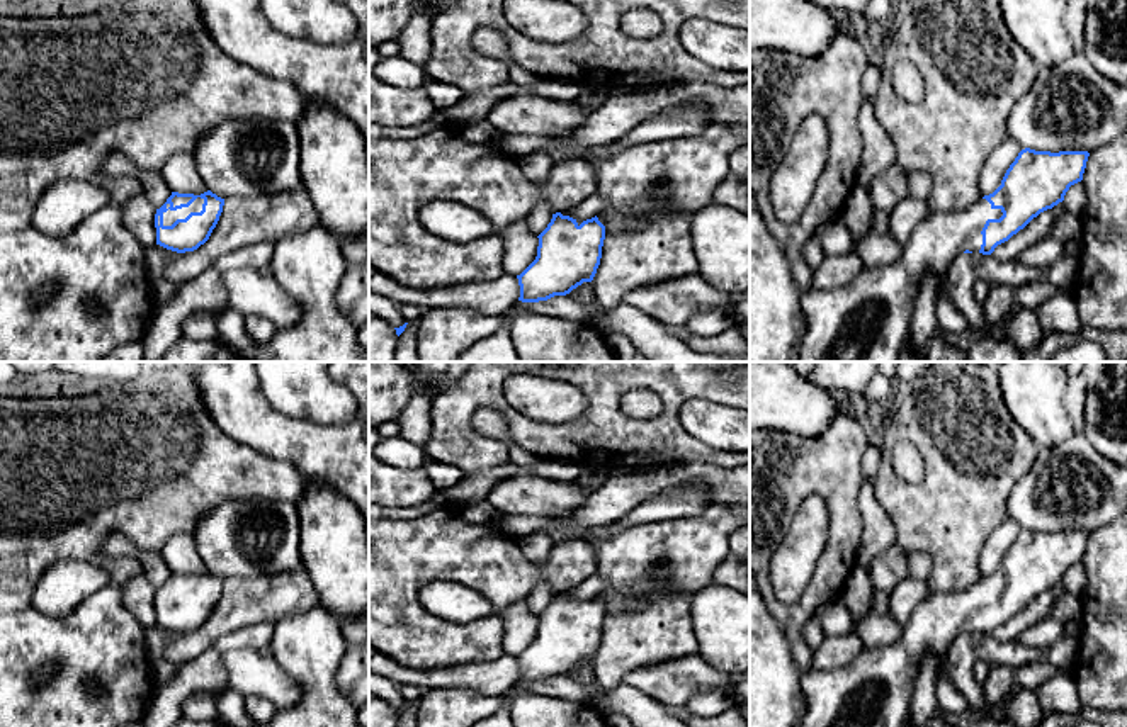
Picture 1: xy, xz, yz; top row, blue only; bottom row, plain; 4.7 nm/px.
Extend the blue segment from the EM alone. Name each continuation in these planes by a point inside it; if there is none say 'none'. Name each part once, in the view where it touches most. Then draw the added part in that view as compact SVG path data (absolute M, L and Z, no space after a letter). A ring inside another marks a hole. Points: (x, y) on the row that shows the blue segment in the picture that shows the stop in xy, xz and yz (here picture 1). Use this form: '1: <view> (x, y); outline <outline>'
1: xy (170, 216); outline M197 197L197 199L195 199L189 207L182 207L182 209L177 209L177 211L170 211L170 209L168 209L168 207L170 207L170 204L167 204L167 209L168 209L168 211L167 211L167 212L163 212L163 226L172 226L177 219L185 219L190 212L201 212L201 211L202 211L202 204L204 204L204 199L201 199L201 197Z

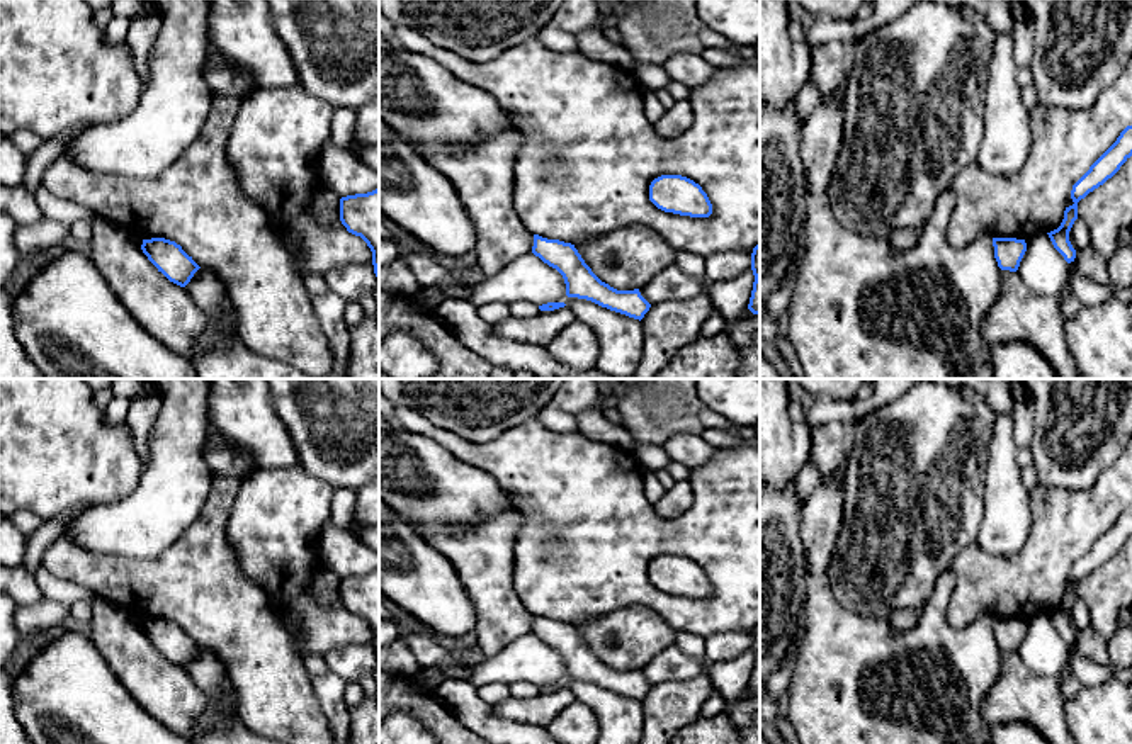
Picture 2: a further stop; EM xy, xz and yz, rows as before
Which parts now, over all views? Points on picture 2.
none

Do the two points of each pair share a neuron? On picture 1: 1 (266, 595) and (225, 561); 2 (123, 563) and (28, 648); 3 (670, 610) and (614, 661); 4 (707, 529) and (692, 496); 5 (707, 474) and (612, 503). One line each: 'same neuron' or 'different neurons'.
1: different neurons
2: same neuron
3: same neuron
4: different neurons
5: same neuron

